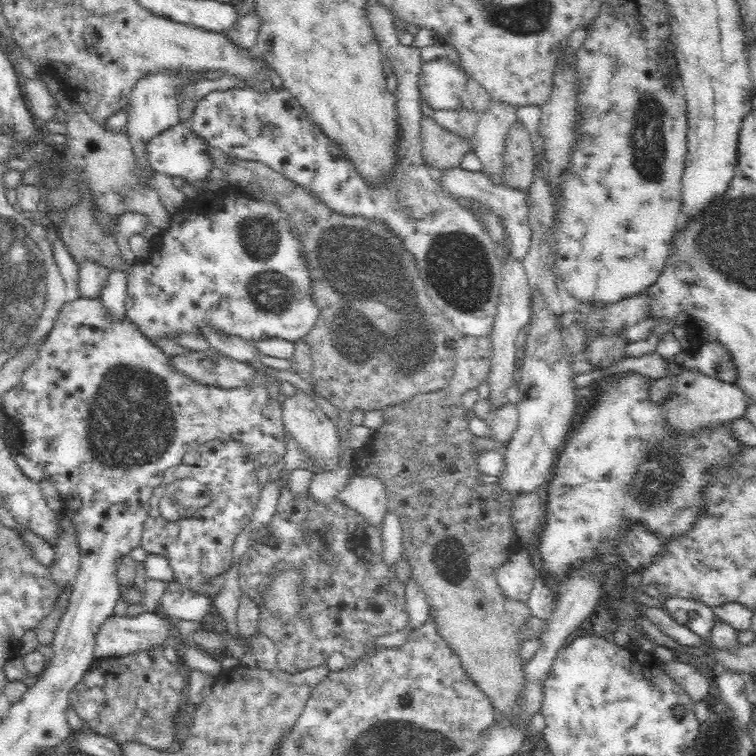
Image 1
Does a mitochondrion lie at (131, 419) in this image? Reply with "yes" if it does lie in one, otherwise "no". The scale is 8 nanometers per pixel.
yes

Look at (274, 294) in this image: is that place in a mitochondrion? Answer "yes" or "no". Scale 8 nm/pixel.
yes

